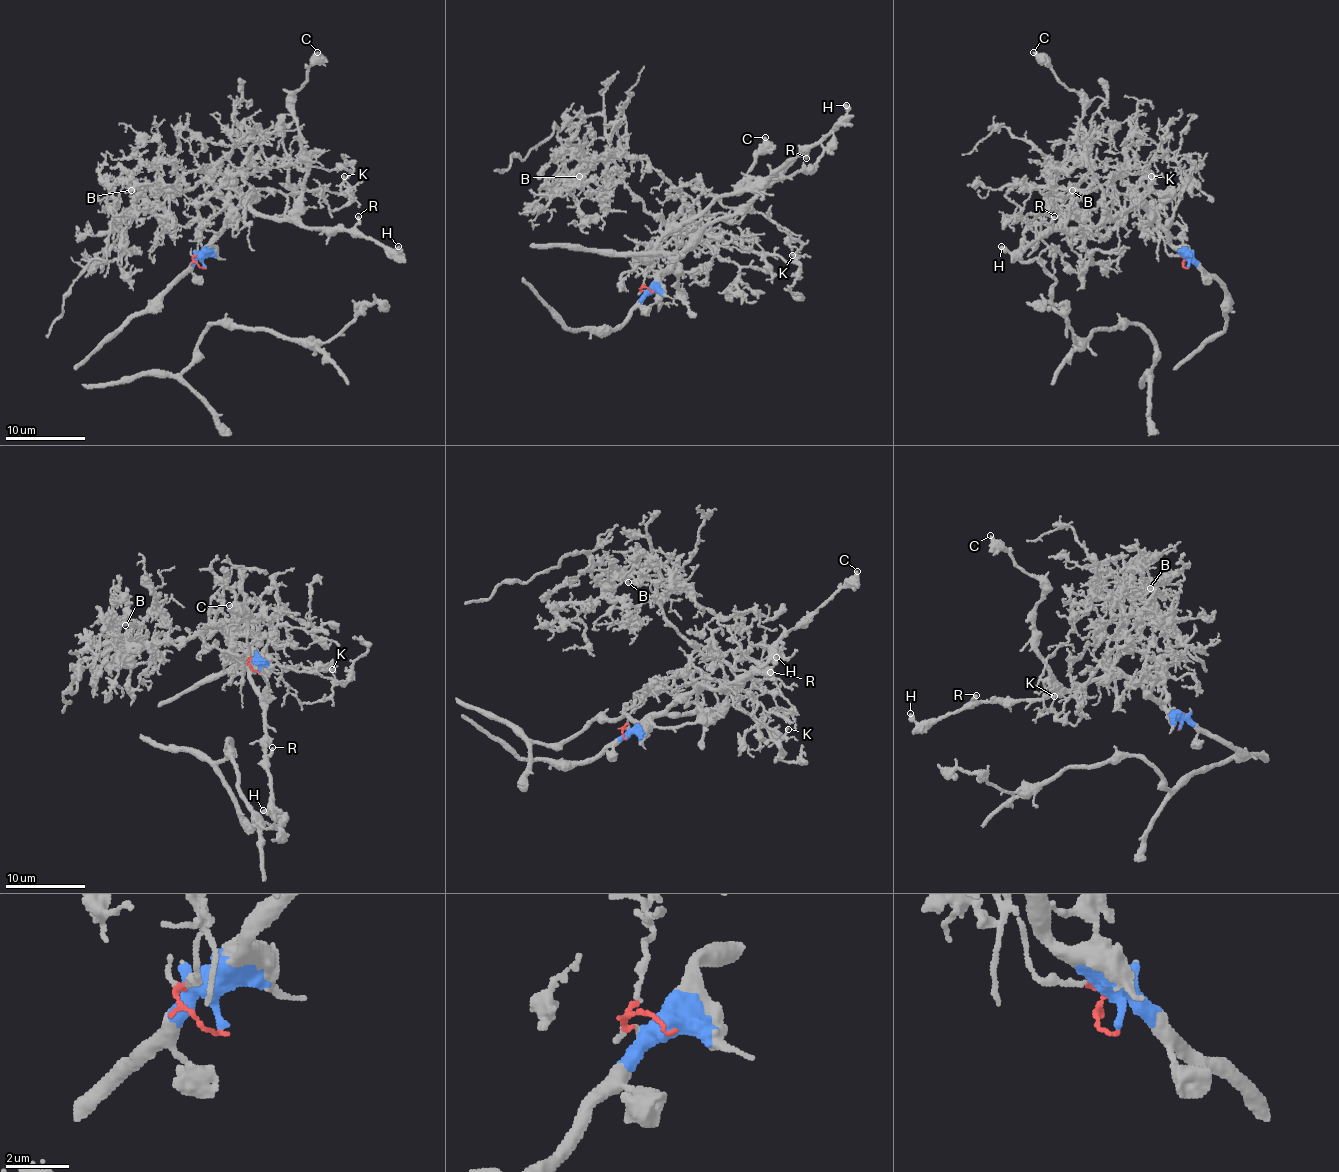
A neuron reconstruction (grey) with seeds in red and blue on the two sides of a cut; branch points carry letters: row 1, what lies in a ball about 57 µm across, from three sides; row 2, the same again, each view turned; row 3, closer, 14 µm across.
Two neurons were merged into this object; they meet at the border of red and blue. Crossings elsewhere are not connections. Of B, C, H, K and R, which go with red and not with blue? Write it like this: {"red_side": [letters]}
{"red_side": ["B", "K"]}

